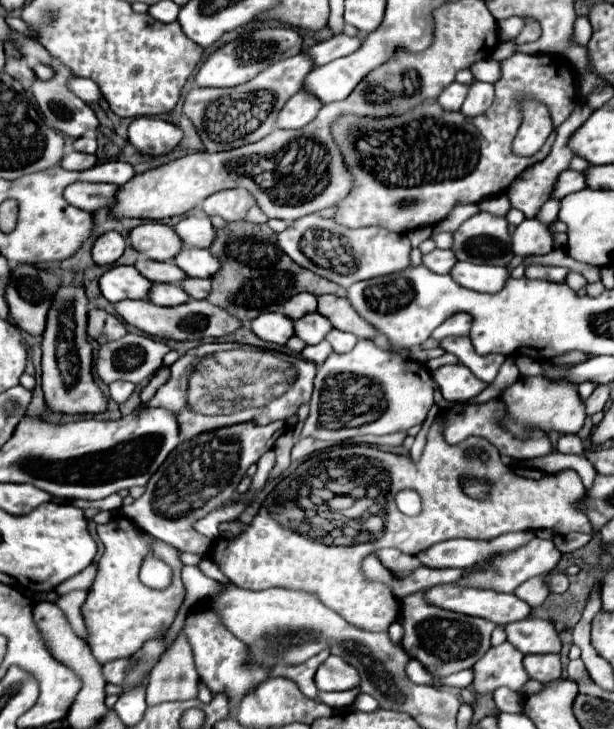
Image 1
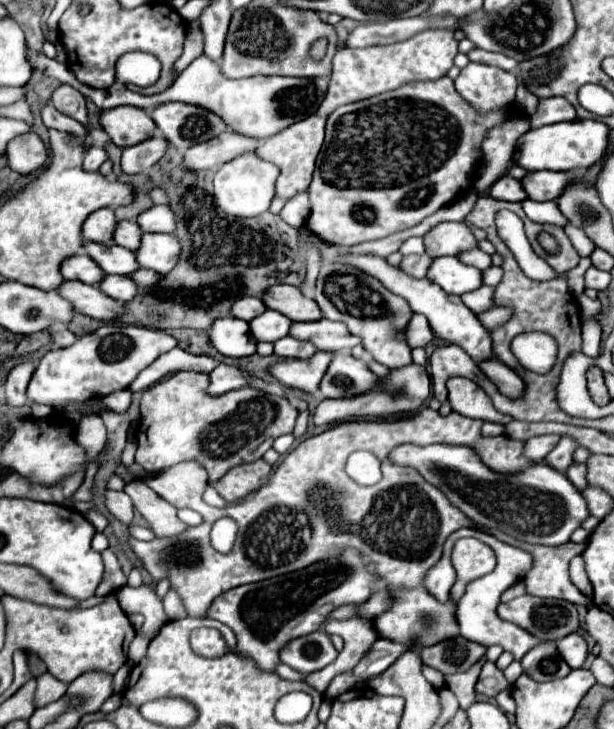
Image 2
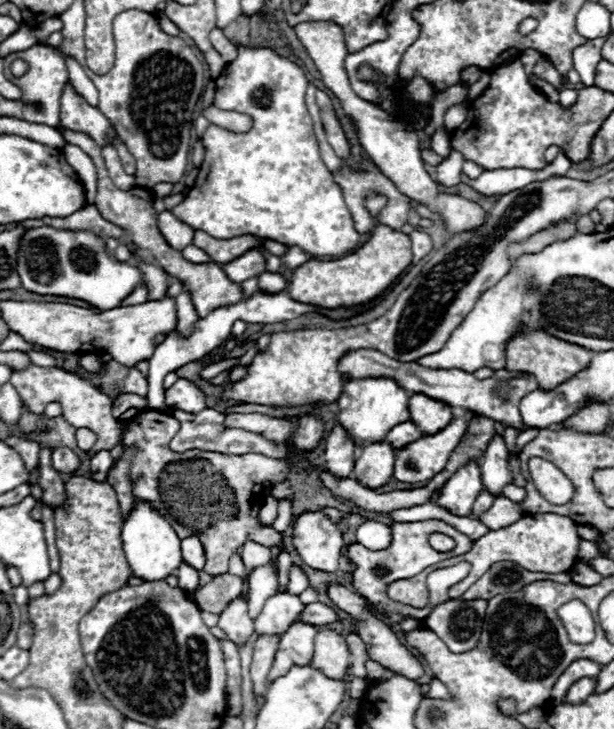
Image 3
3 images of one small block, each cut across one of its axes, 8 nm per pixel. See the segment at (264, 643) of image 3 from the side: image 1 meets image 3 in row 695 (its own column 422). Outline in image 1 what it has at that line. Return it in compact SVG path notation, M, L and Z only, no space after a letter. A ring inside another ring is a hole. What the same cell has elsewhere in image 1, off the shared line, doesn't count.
M432 250L430 254L422 256L422 264L436 274L448 274L450 268L456 264L456 256L452 250Z

